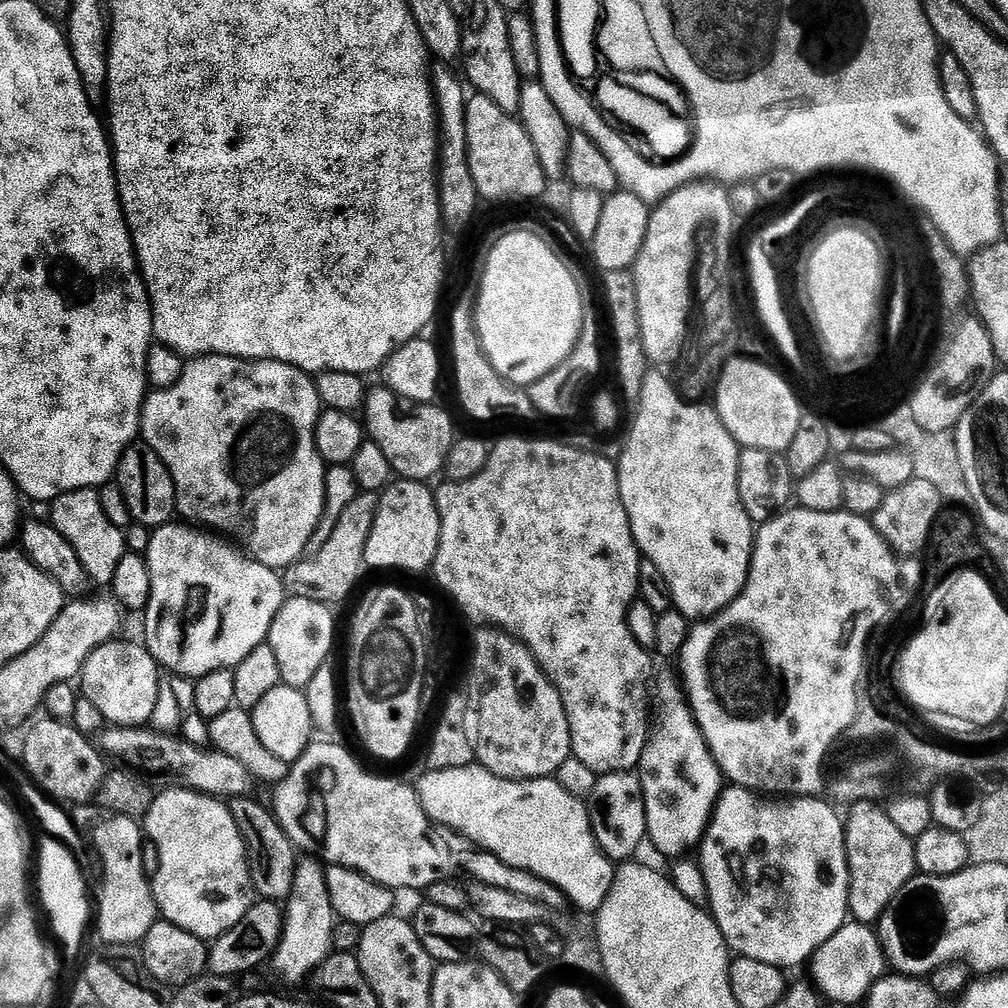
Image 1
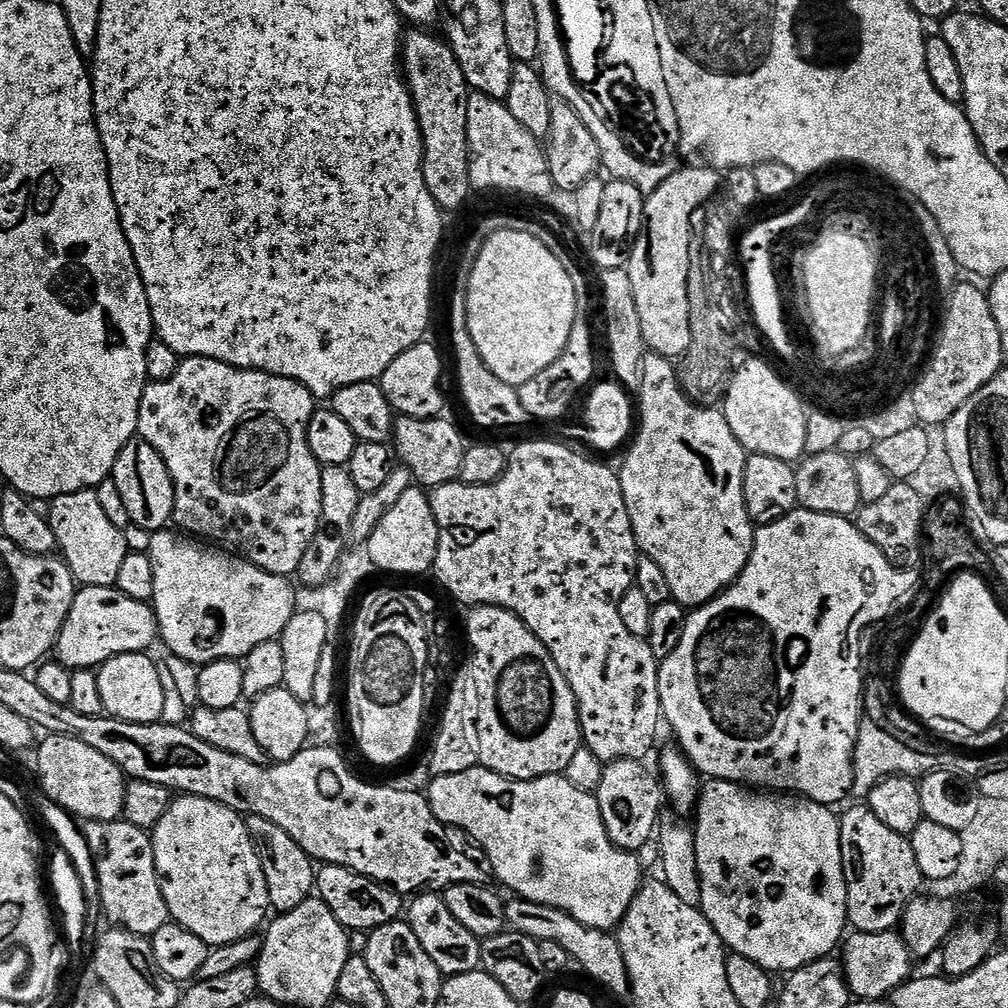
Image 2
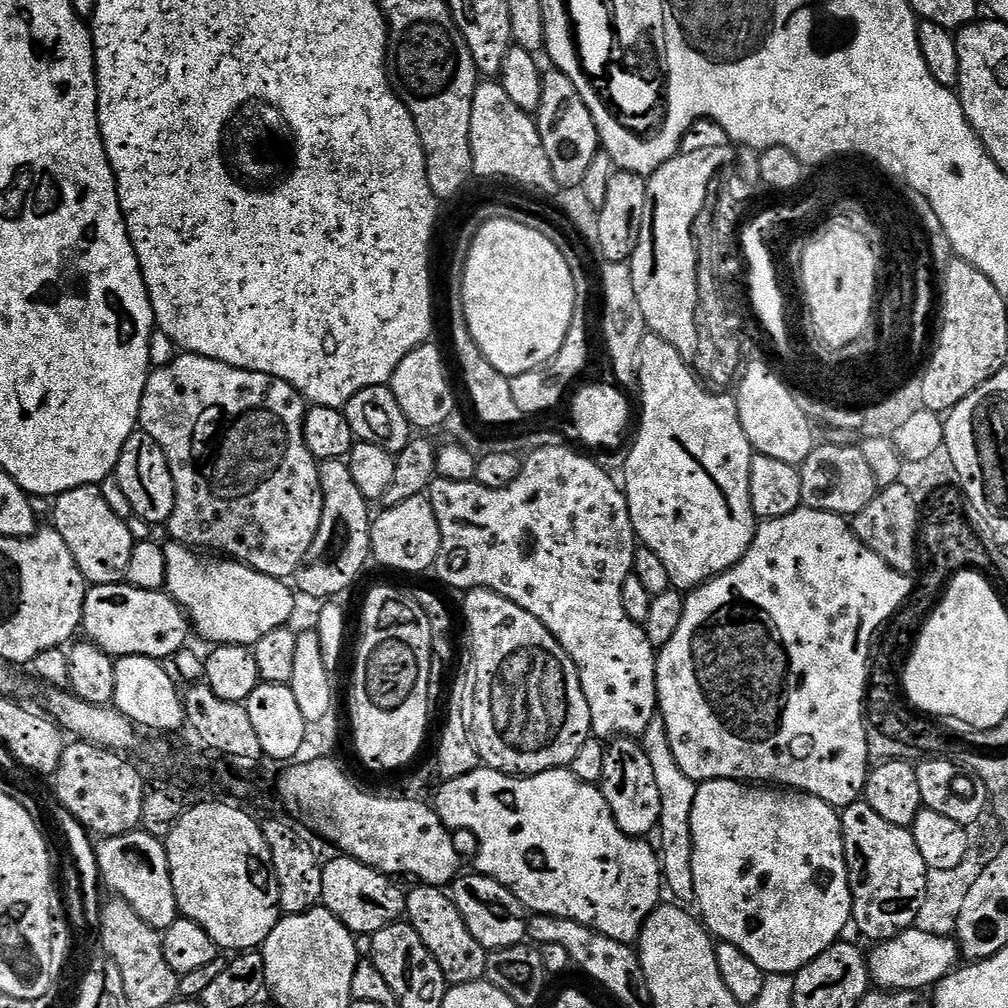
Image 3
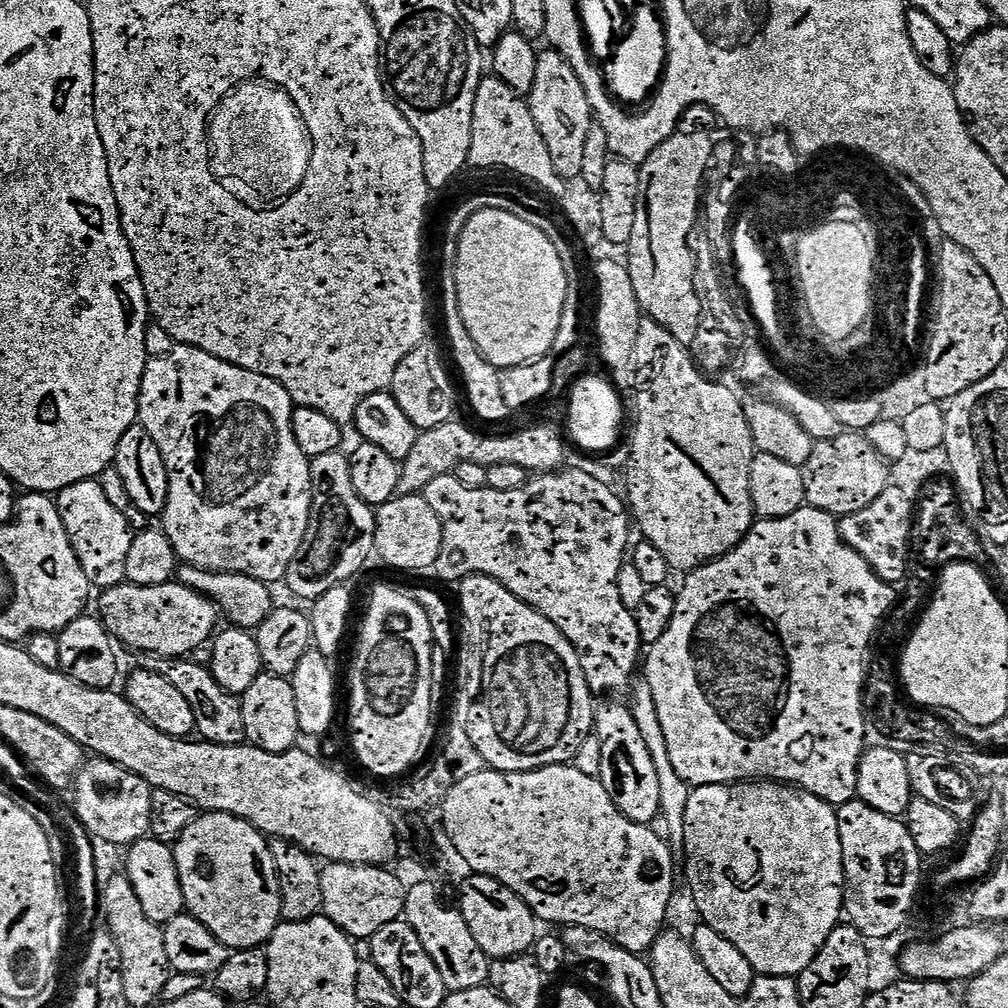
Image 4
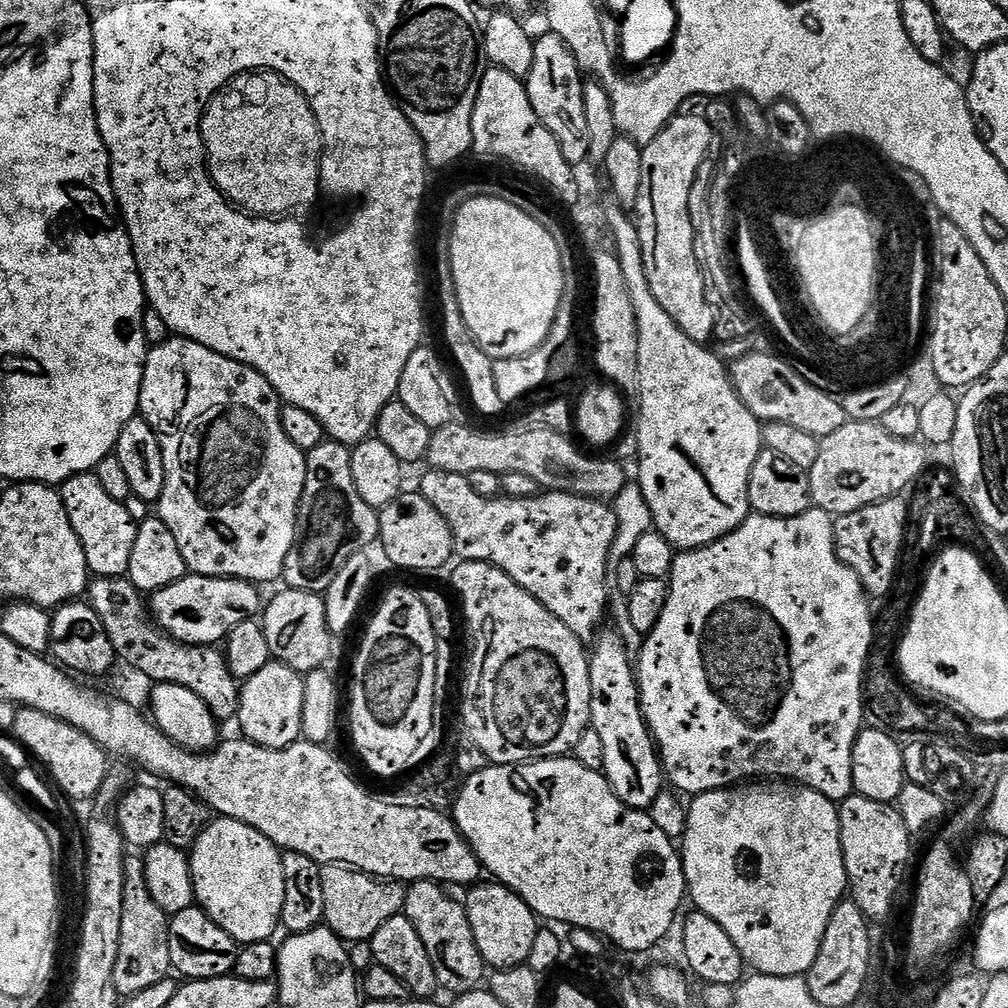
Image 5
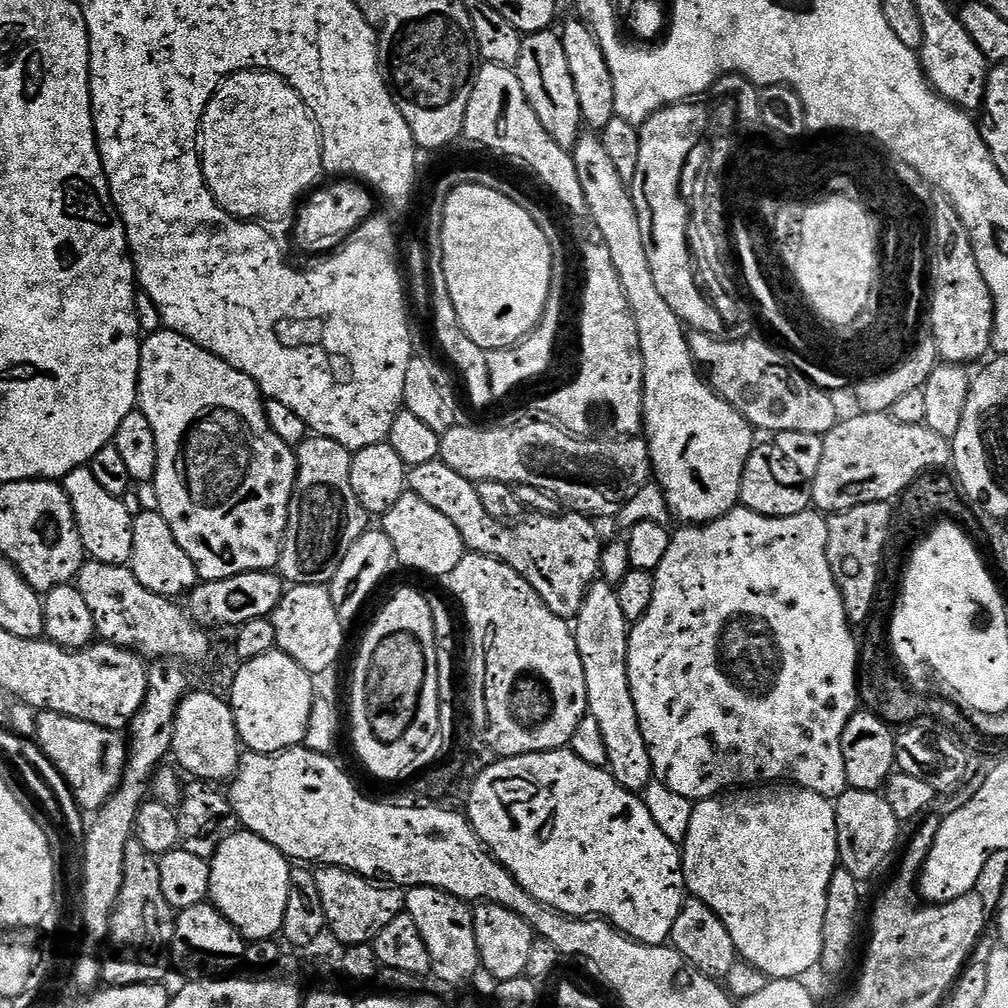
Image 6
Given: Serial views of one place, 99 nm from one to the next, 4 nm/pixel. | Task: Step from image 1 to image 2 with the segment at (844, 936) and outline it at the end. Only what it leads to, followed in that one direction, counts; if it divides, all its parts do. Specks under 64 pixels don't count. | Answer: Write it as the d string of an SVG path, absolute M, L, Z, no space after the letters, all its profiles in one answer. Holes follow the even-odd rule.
M896 930L856 932L843 941L843 952L844 980L849 993L858 1000L884 1000L891 997L892 991L905 984L913 975L914 957L904 944L903 936Z

